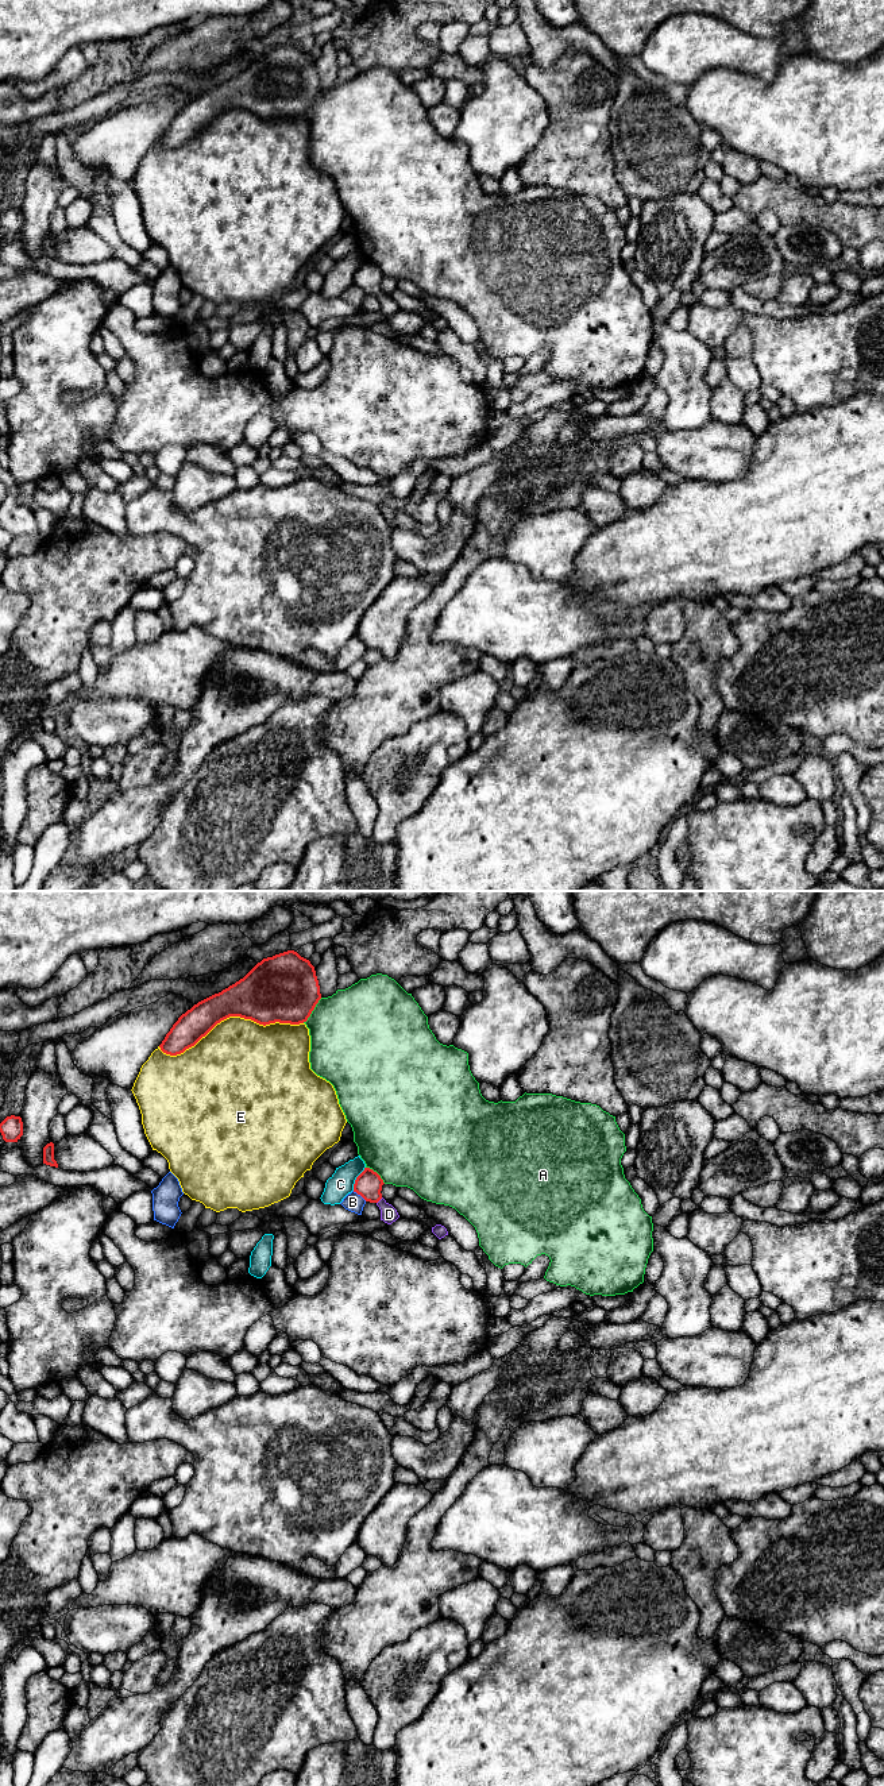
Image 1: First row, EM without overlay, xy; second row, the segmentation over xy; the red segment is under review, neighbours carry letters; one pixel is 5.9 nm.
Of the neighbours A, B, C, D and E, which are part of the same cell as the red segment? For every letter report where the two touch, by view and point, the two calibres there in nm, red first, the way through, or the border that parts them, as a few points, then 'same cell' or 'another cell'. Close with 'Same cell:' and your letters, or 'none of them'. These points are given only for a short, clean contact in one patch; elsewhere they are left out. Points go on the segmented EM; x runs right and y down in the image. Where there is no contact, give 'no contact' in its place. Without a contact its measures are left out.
A: xy (312, 1010) | 400/460 nm | another cell
B: xy (359, 1194) | 160/110 nm | another cell
C: xy (356, 1179) | 160/150 nm | another cell
D: xy (379, 1199) | 160/100 nm | across xy (369, 1184), (369, 1188), (379, 1199), (389, 1214) | same cell
E: xy (230, 1015) | 340/460 nm | another cell
Same cell: D

